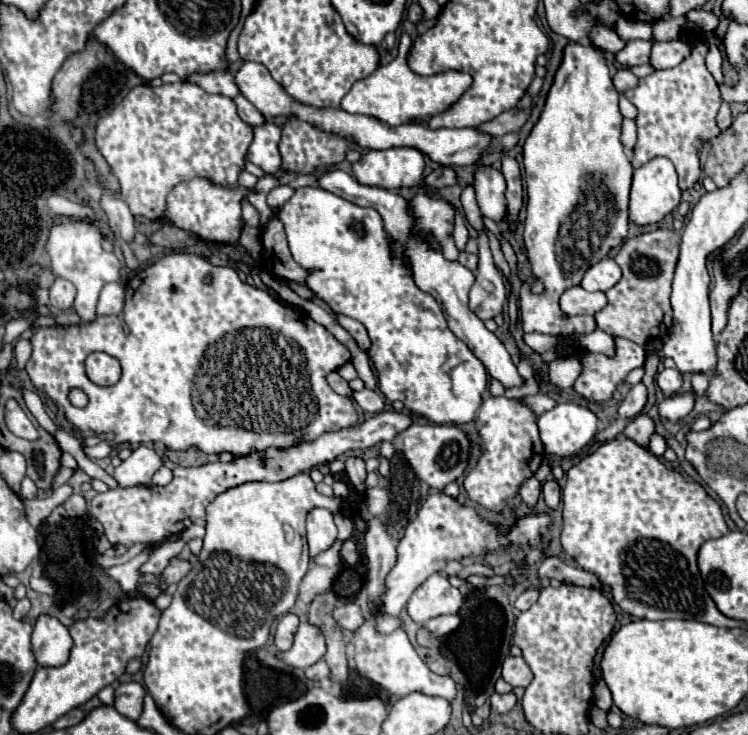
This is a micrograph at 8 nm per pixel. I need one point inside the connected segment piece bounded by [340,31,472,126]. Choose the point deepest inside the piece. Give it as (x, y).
(394, 94)

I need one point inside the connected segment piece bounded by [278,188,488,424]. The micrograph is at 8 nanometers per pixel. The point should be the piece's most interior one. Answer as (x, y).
(419, 361)

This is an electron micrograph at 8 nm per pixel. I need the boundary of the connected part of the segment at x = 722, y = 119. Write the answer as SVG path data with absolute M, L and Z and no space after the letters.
M722 102L716 122L718 122L718 128L720 128L720 130L726 130L726 128L730 126L730 122L732 122L732 116L730 116L730 104L728 104L728 102Z

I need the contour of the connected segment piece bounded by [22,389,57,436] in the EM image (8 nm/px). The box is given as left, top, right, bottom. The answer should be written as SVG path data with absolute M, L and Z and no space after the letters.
M22 389L23 398L28 410L36 418L40 426L54 436L57 427L53 420L47 415L45 405L39 396L30 390Z

